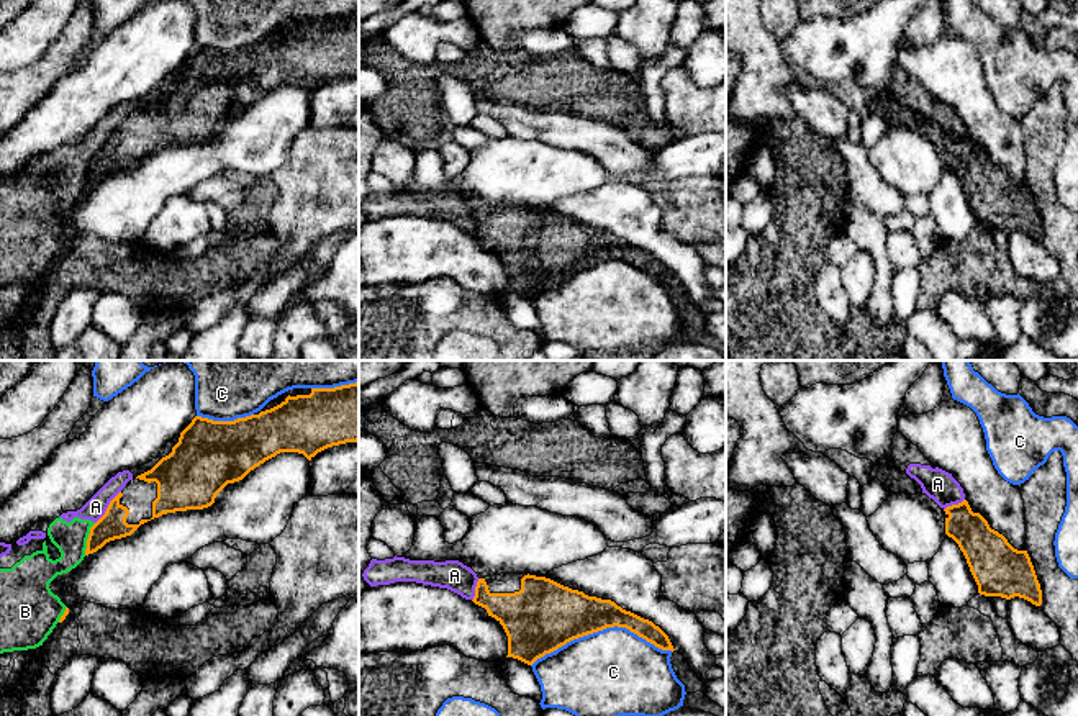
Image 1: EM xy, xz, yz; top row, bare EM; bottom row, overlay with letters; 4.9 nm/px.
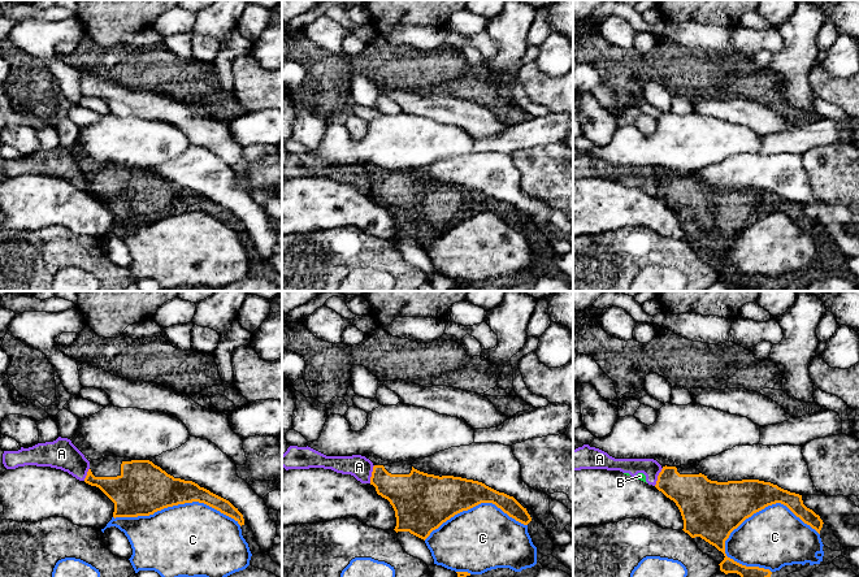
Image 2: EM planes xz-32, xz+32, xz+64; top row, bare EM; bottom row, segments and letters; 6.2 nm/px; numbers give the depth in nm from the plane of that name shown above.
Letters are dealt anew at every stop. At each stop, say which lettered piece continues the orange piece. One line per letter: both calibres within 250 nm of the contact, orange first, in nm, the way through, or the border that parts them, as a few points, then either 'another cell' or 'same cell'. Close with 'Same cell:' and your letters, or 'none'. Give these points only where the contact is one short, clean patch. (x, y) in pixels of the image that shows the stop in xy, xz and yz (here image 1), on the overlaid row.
A: 140/100 nm | along xy (120, 490), (95, 523) | another cell
B: 140/160 nm | another cell
C: 300/440 nm | another cell
Same cell: none

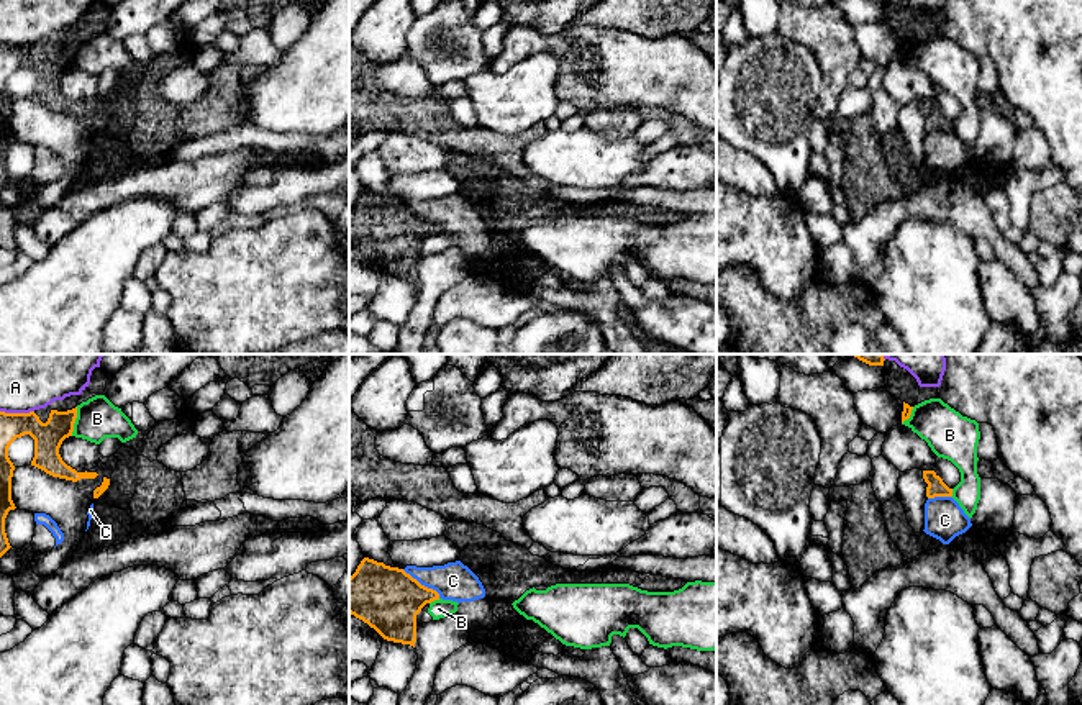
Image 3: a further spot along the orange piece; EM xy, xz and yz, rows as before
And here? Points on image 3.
A: 150/360 nm | another cell
B: 150/200 nm | another cell
C: 320/190 nm | along xz (402, 569), (431, 587), (440, 597) | another cell
Same cell: none

